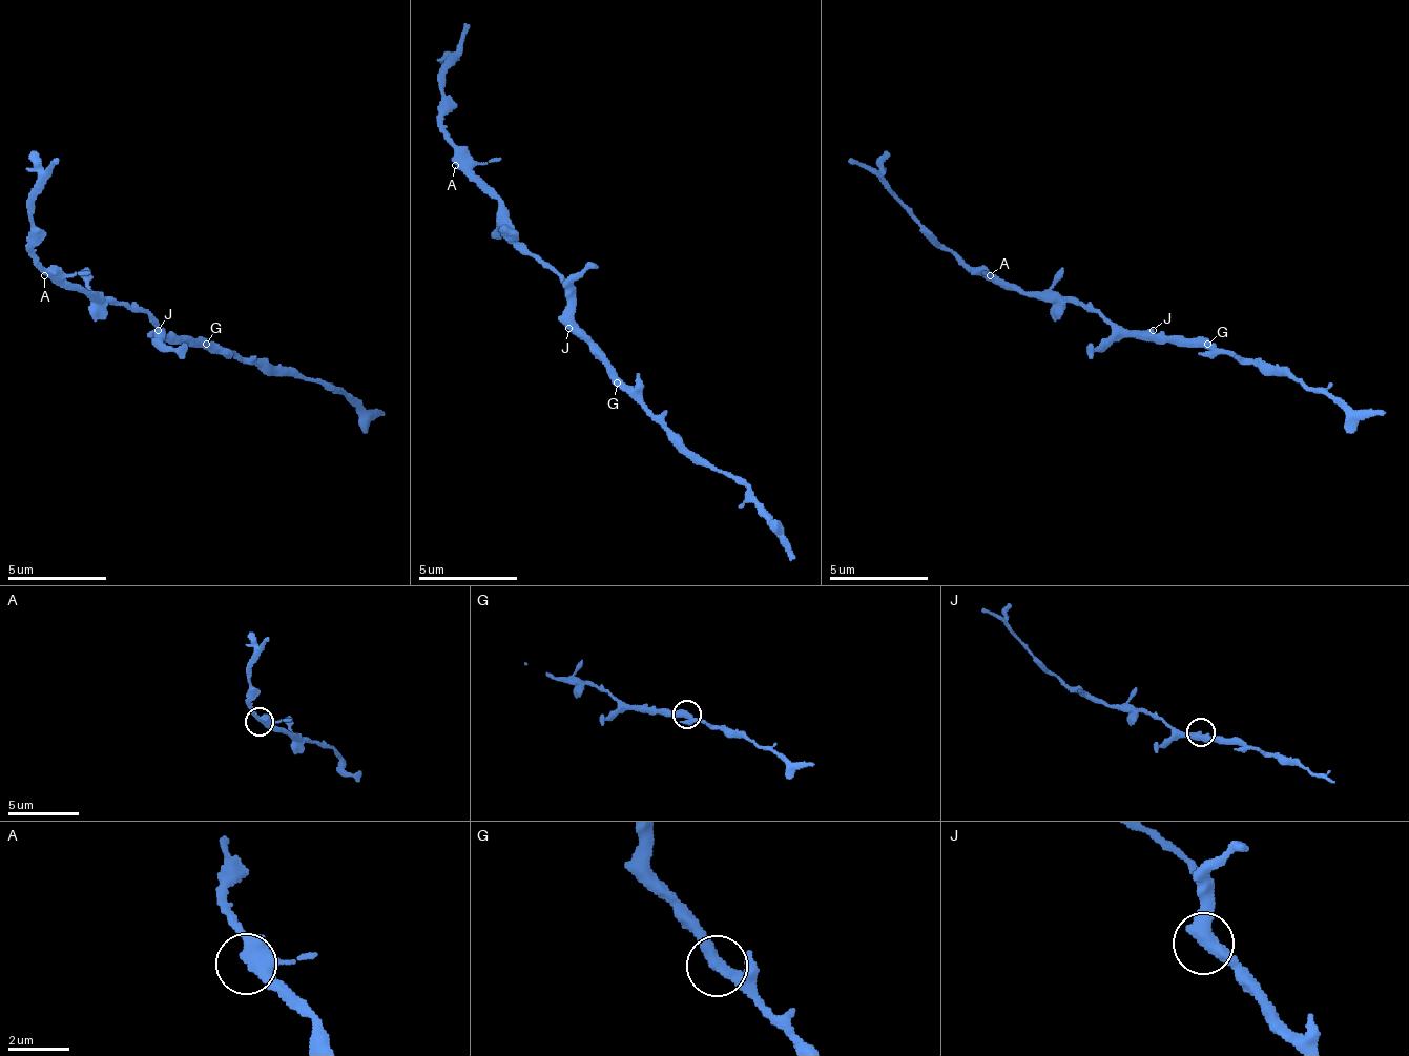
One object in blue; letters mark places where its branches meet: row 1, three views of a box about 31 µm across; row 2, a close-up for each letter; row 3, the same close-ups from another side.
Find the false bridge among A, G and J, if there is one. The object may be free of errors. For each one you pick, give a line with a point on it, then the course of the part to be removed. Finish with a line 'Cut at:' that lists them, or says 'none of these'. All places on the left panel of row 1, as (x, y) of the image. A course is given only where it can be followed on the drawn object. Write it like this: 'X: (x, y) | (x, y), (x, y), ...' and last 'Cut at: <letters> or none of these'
Cut at: none of these

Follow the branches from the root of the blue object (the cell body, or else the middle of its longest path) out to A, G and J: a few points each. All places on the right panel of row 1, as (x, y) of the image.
A: (1118, 330), (1098, 310), (1083, 310), (1073, 301), (1029, 295), (999, 286), (990, 275)
G: (1118, 330), (1137, 330), (1142, 335), (1182, 335), (1186, 339), (1202, 339), (1206, 345)
J: (1118, 330), (1153, 330)

